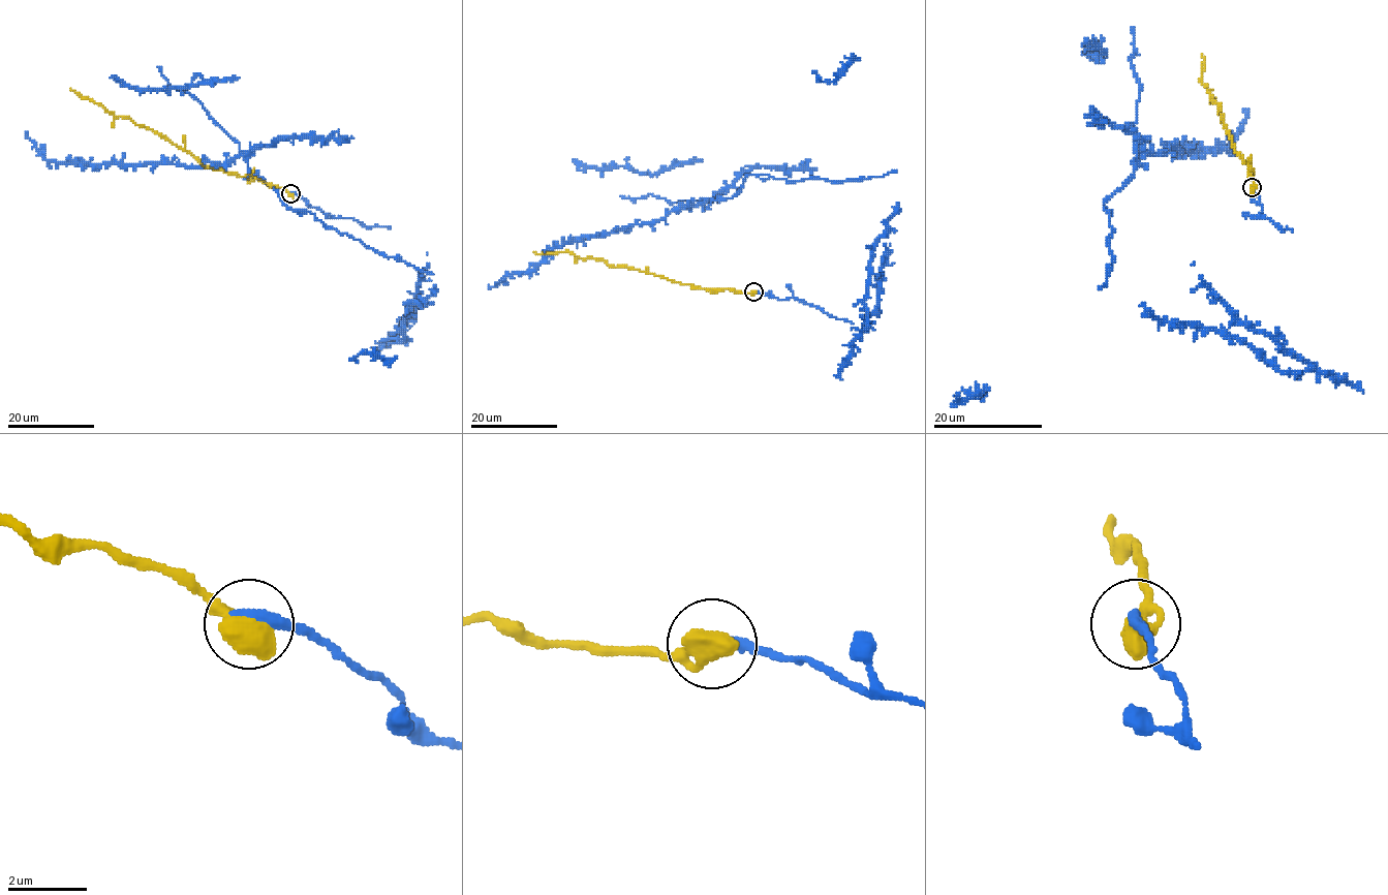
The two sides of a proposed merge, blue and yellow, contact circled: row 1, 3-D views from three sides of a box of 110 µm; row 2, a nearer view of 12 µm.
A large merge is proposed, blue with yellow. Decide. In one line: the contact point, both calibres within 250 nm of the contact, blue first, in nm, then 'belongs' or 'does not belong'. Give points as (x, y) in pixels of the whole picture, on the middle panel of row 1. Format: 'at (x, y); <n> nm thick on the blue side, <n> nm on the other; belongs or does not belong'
at (753, 291); 300 nm thick on the blue side, 750 nm on the other; belongs

